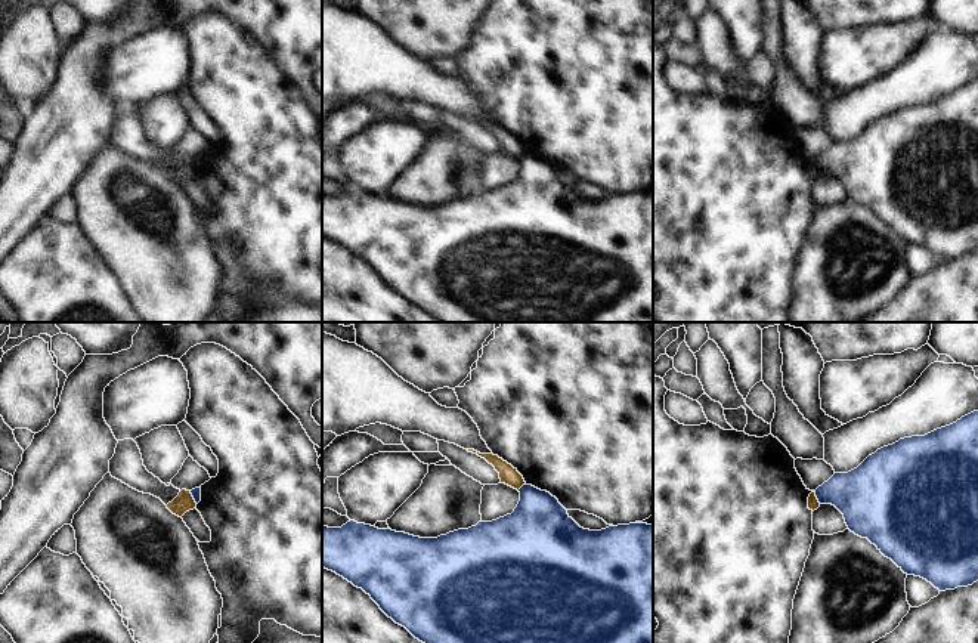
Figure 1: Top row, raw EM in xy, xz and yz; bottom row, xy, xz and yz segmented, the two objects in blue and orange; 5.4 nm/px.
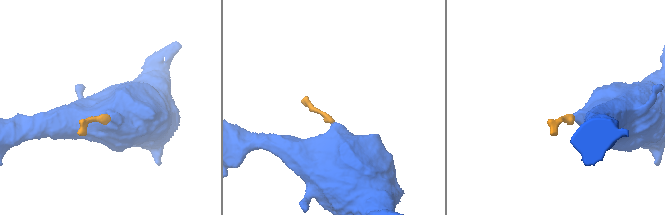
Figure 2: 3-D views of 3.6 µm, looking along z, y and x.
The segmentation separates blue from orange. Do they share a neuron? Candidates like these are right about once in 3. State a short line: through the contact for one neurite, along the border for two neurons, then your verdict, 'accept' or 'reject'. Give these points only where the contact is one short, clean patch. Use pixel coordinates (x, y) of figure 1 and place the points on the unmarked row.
yz (813, 160), (820, 172) | reject

